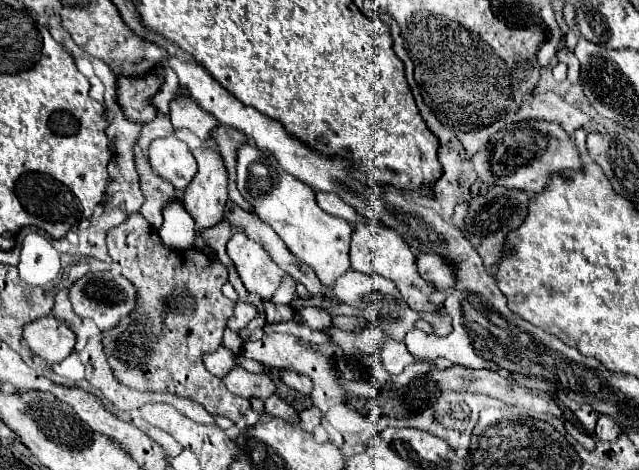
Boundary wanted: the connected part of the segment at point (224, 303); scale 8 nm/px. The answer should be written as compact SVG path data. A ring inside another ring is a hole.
M133 213L129 221L113 227L107 233L107 247L111 259L121 267L121 275L139 291L139 307L129 317L121 319L115 329L103 333L105 355L113 365L113 373L133 389L189 397L201 403L211 415L223 415L231 421L241 419L251 407L249 399L233 395L225 383L203 365L203 355L221 345L223 329L235 307L235 303L221 293L221 287L229 281L227 267L199 249L165 247L157 229L153 229L141 213ZM175 287L193 293L193 309L167 309L161 303L161 297L169 295Z

